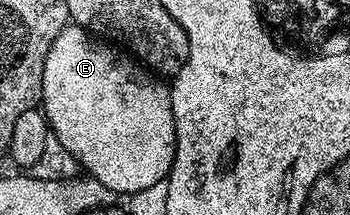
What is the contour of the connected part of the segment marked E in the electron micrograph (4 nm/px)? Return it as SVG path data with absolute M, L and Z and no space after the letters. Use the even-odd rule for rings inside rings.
M69 24L65 26L62 32L58 32L58 36L54 40L54 44L50 44L50 52L46 56L46 64L42 72L42 96L40 97L44 117L48 120L48 128L50 134L62 142L66 151L70 152L88 174L100 186L105 186L108 190L113 190L116 194L127 196L134 192L142 192L142 188L150 188L150 184L158 184L167 179L172 161L174 160L174 152L176 151L176 133L174 132L174 112L172 111L172 91L167 85L164 86L160 82L161 79L155 73L149 72L133 55L127 52L121 52L115 45L109 44L107 41L101 40L88 31L82 29L81 26Z

